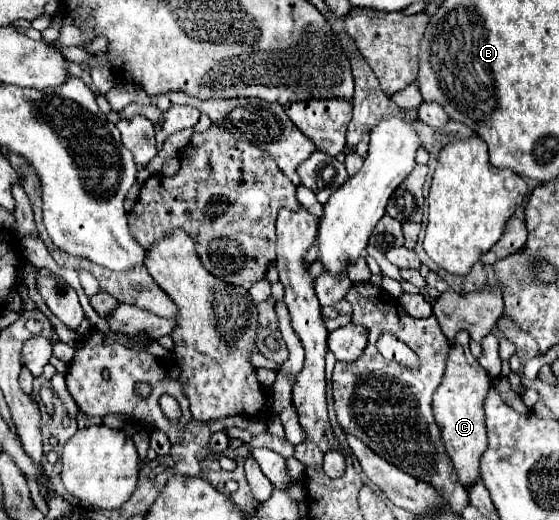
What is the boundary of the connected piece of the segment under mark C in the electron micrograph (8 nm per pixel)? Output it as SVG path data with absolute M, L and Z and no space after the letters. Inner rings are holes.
M459 335L455 347L451 347L447 357L447 369L443 375L443 383L439 385L435 399L433 399L433 413L441 427L443 445L455 465L459 481L465 489L479 477L479 459L487 449L487 429L485 429L485 411L483 401L489 393L491 377L487 371L477 363L477 359L469 351L467 335Z

